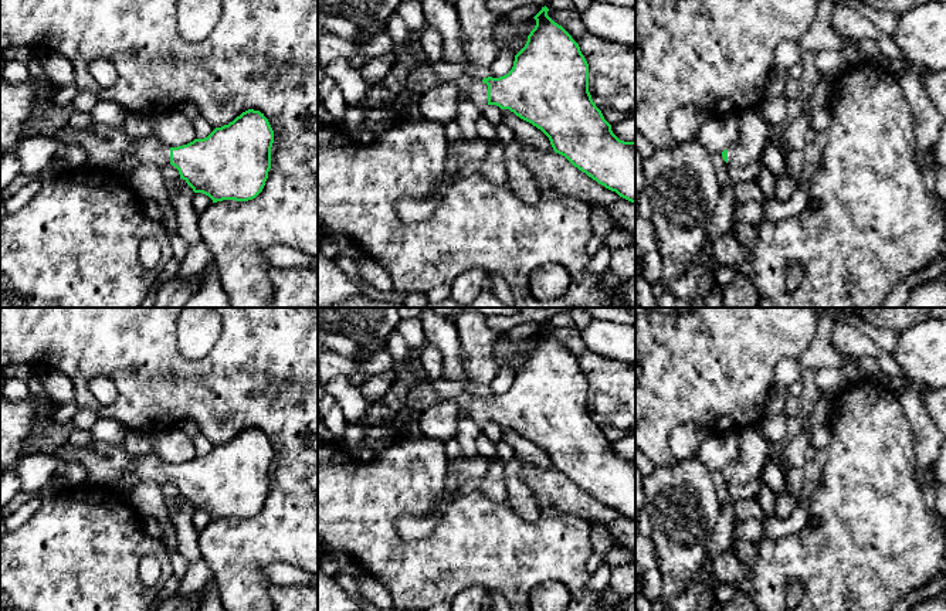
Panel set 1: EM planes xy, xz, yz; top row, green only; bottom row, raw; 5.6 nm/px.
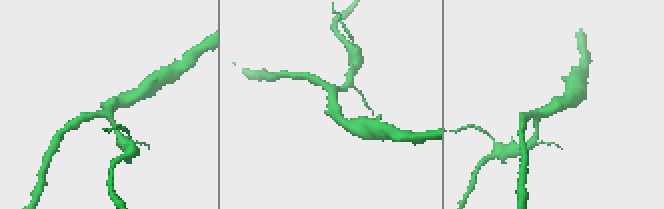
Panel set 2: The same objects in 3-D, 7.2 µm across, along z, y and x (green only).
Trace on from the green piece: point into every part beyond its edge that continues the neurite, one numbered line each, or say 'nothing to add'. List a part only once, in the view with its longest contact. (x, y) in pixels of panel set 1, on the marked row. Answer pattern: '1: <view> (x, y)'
1: xz (475, 88)

